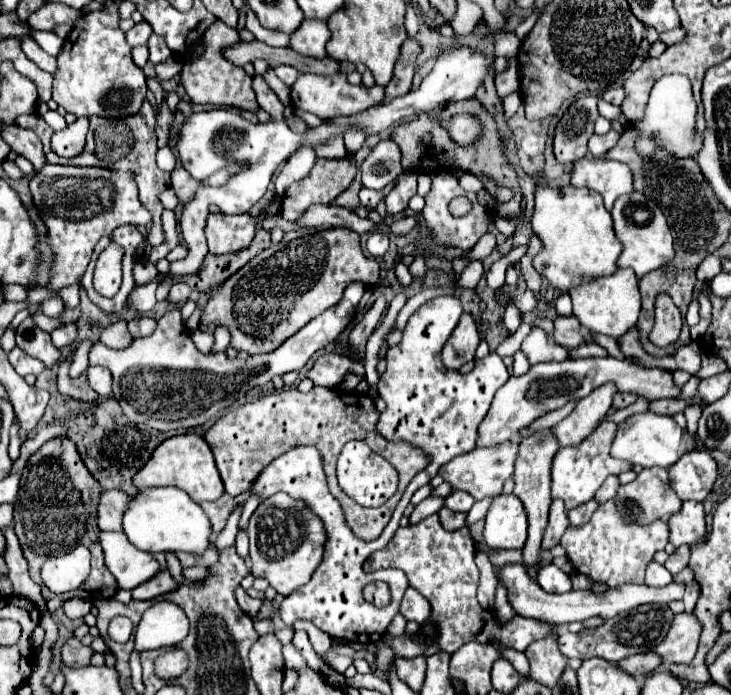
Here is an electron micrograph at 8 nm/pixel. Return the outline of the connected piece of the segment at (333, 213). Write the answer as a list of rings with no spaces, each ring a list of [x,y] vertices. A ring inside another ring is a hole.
[[[311,205],[297,221],[299,227],[349,227],[355,233],[371,233],[377,223],[357,217],[353,211],[339,205]]]

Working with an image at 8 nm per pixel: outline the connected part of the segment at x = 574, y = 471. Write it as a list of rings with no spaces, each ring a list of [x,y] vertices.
[[[605,421],[581,445],[561,447],[559,453],[555,453],[553,465],[551,465],[551,495],[553,495],[553,499],[563,499],[567,511],[573,509],[573,505],[581,505],[583,501],[593,499],[595,491],[601,487],[601,483],[607,479],[607,475],[611,475],[611,473],[619,475],[619,473],[631,469],[631,463],[627,463],[623,459],[615,459],[609,453],[615,433],[617,433],[617,425],[613,421]]]

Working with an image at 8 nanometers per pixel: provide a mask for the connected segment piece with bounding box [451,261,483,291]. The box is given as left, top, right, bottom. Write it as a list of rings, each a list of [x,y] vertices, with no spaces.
[[[471,261],[469,267],[459,275],[455,285],[451,289],[475,289],[479,283],[479,277],[483,277],[483,267],[479,261]]]

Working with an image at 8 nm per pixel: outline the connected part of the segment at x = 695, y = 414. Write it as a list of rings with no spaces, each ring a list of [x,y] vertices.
[[[687,405],[683,413],[685,413],[685,417],[687,417],[687,431],[689,431],[691,435],[695,435],[695,433],[697,433],[697,421],[699,421],[699,417],[701,417],[701,407],[699,407],[699,405]]]

